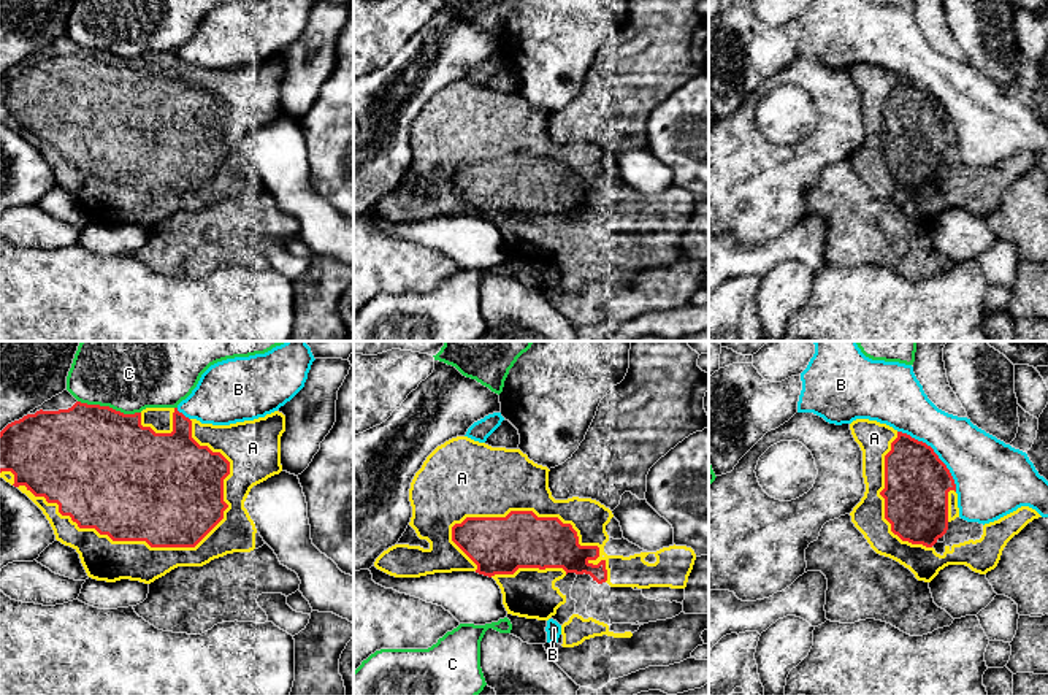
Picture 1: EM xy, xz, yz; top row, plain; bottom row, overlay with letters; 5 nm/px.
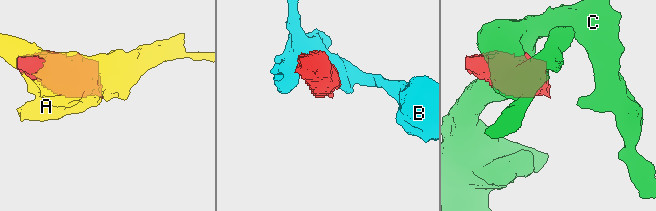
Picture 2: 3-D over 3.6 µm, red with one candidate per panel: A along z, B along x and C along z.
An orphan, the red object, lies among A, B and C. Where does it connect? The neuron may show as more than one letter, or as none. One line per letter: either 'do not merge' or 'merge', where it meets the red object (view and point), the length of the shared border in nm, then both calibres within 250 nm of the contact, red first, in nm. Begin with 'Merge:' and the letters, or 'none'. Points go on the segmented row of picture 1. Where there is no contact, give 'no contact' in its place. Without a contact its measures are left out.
Merge: A
A: merge; contact xy (145, 540); length 1100 nm; calibres 500 and 220 nm
B: do not merge; contact yz (934, 453); length 440 nm; calibres 340 and 320 nm
C: do not merge; contact xy (108, 407); length 320 nm; calibres 500 and 500 nm

